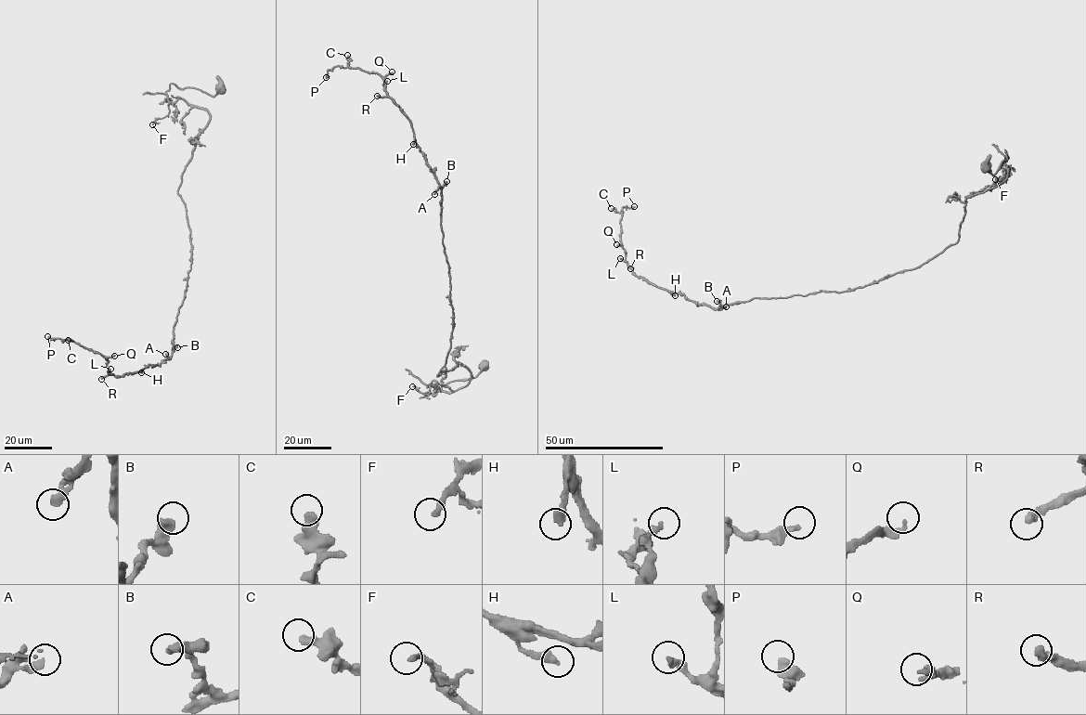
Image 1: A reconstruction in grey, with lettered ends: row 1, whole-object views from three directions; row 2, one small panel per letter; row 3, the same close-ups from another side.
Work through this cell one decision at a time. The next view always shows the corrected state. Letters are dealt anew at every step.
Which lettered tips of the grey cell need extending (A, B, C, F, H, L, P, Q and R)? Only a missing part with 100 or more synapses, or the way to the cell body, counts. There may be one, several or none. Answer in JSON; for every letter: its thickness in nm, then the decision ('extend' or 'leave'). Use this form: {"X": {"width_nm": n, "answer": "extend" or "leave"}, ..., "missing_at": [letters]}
{"A": {"width_nm": 360, "answer": "leave"}, "B": {"width_nm": 500, "answer": "leave"}, "C": {"width_nm": 360, "answer": "leave"}, "F": {"width_nm": 240, "answer": "leave"}, "H": {"width_nm": 400, "answer": "leave"}, "L": {"width_nm": 240, "answer": "leave"}, "P": {"width_nm": 300, "answer": "leave"}, "Q": {"width_nm": 240, "answer": "leave"}, "R": {"width_nm": 400, "answer": "extend"}, "missing_at": ["R"]}

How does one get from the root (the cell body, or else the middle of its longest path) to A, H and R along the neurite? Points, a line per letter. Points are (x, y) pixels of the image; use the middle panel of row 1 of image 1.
A: (484, 366), (427, 386), (455, 391), (471, 377), (459, 363), (436, 375), (453, 318), (441, 188), (434, 194)
H: (484, 366), (427, 386), (455, 391), (471, 376), (459, 363), (436, 375), (453, 331), (441, 187), (413, 144)
R: (484, 366), (427, 386), (471, 377), (459, 363), (436, 375), (453, 331), (441, 187), (411, 121), (377, 96)

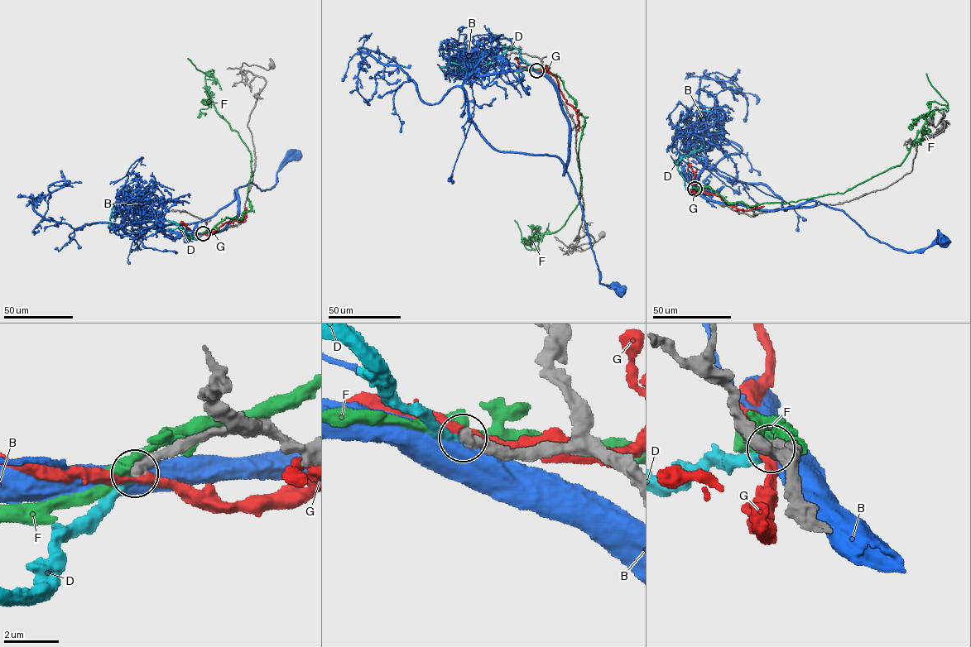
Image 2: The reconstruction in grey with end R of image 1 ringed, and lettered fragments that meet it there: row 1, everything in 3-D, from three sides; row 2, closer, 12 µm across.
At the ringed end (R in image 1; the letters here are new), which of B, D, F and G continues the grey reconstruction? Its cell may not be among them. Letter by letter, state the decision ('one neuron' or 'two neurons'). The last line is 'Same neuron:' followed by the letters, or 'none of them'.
B: two neurons
D: one neuron
F: two neurons
G: two neurons
Same neuron: D

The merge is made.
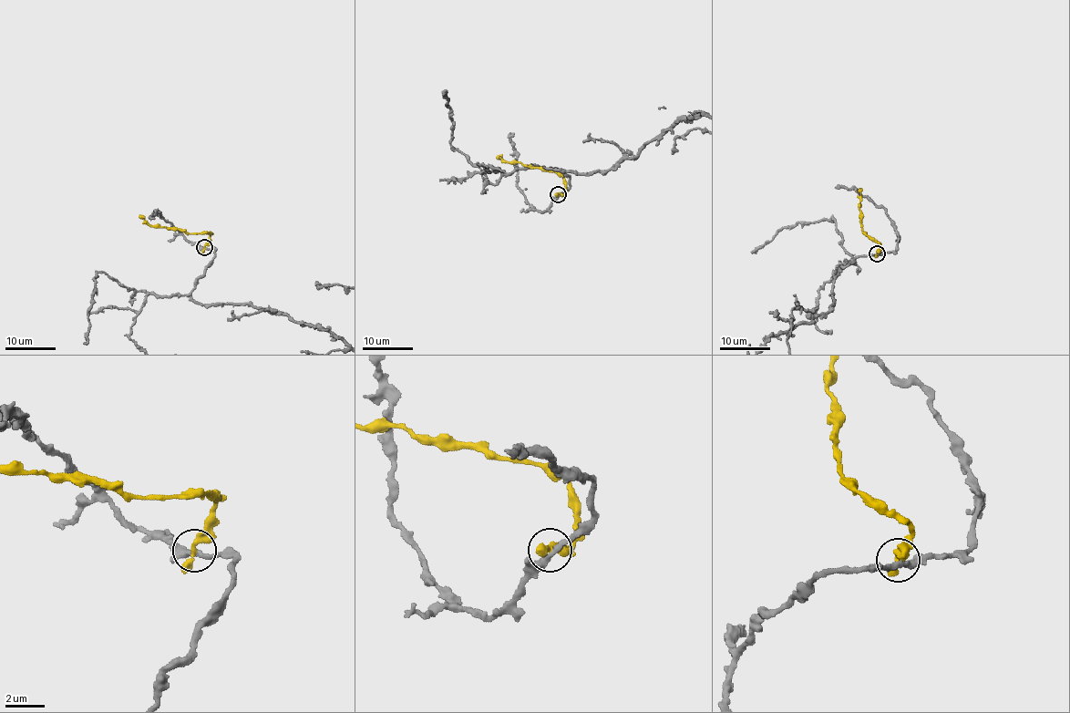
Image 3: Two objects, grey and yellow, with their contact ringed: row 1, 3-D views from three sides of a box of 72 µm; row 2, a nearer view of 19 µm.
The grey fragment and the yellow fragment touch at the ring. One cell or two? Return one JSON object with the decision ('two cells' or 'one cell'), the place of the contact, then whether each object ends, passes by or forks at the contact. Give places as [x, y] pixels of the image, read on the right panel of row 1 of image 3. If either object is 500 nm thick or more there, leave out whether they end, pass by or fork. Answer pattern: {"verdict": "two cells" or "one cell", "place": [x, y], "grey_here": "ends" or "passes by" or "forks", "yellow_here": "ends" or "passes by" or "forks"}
{"verdict": "two cells", "place": [877, 253], "grey_here": "passes by", "yellow_here": "passes by"}

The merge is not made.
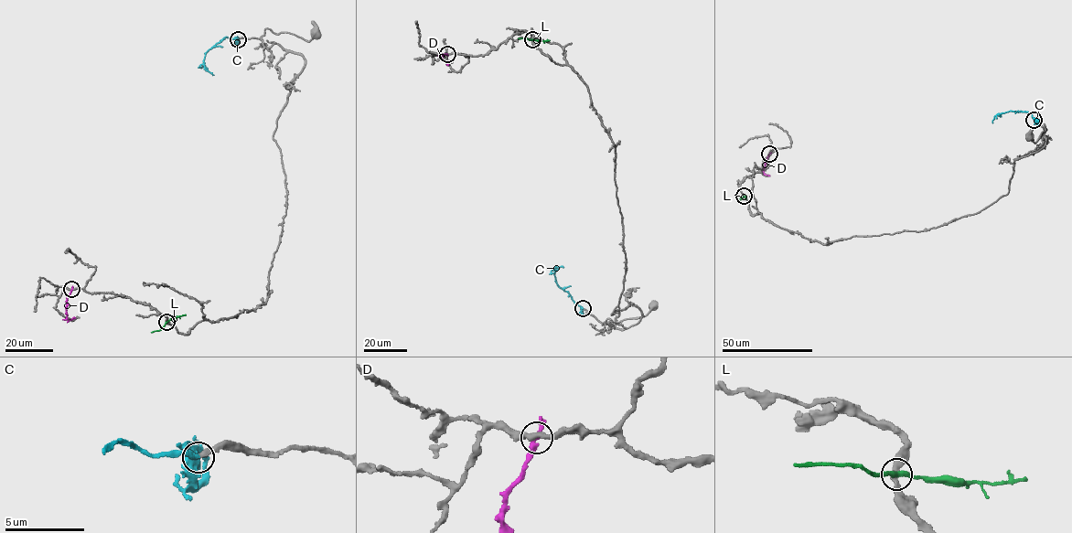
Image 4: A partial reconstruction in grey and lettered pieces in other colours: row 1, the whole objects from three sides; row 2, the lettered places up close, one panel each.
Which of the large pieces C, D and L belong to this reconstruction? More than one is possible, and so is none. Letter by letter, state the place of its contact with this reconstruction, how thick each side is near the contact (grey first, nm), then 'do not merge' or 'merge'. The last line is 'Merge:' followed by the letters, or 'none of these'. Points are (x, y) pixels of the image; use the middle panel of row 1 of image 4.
C: (583, 308) | 280/240 nm | merge
D: (447, 54) | 360/260 nm | do not merge
L: (532, 39) | 320/320 nm | do not merge
Merge: C

